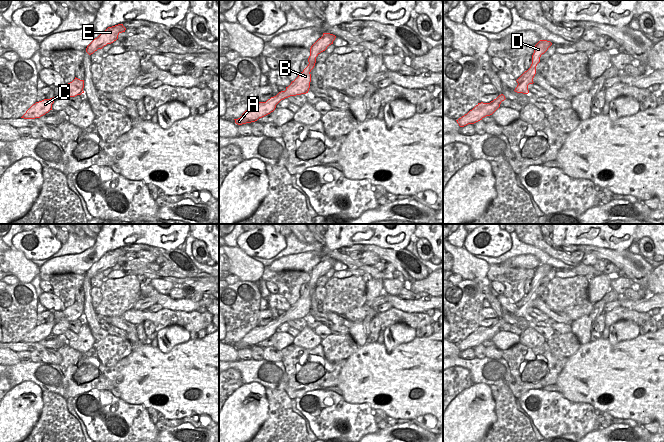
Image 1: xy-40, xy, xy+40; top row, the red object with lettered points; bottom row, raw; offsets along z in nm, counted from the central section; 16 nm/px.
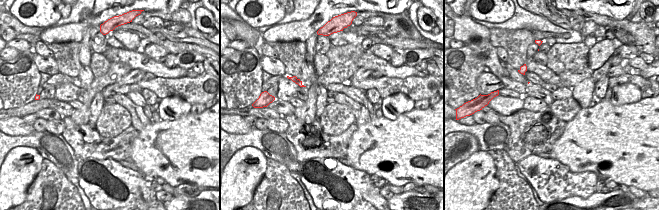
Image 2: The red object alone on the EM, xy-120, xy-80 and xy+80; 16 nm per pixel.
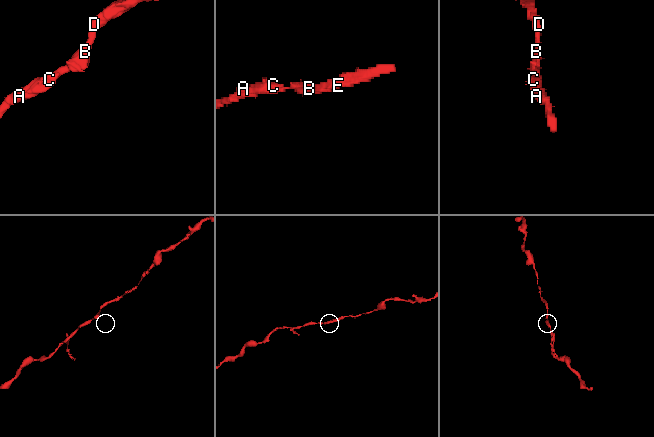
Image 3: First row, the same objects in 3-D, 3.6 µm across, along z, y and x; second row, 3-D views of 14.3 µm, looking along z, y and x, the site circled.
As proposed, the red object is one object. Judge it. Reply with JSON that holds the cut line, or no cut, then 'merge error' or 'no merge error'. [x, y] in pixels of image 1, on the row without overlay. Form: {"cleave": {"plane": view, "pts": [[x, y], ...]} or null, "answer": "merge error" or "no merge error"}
{"cleave": null, "answer": "no merge error"}

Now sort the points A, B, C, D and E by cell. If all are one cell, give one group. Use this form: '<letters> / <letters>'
A B C D E

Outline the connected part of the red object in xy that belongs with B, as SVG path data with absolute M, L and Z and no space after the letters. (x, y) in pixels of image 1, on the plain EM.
M323 257L323 260L319 262L310 272L310 280L308 282L308 290L298 299L298 301L286 311L285 315L279 316L276 320L271 321L266 326L257 326L246 334L242 340L238 343L234 343L238 349L251 347L262 342L276 332L276 329L283 323L290 320L296 320L306 318L310 312L311 306L311 294L314 292L316 287L316 281L327 271L333 268L336 260L330 257Z

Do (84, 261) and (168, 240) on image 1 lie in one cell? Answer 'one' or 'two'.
one

